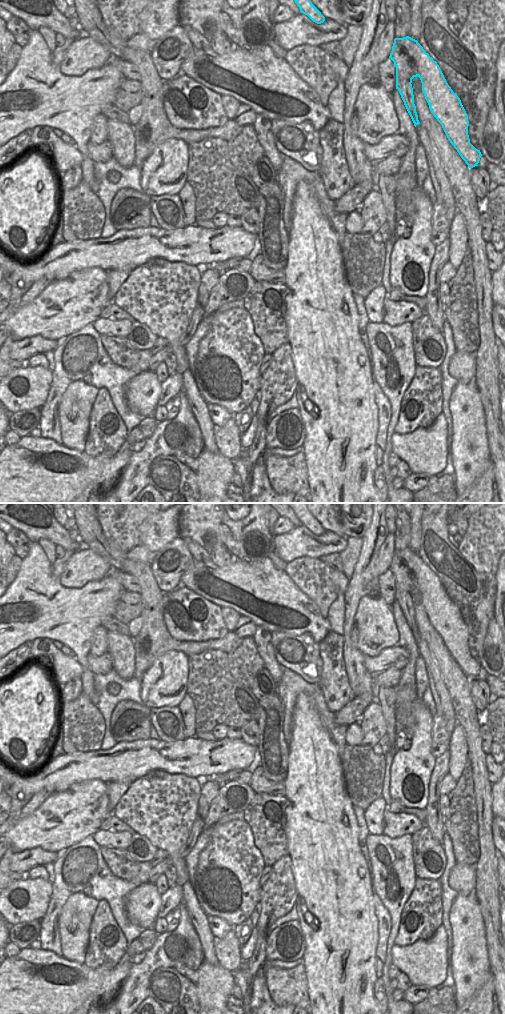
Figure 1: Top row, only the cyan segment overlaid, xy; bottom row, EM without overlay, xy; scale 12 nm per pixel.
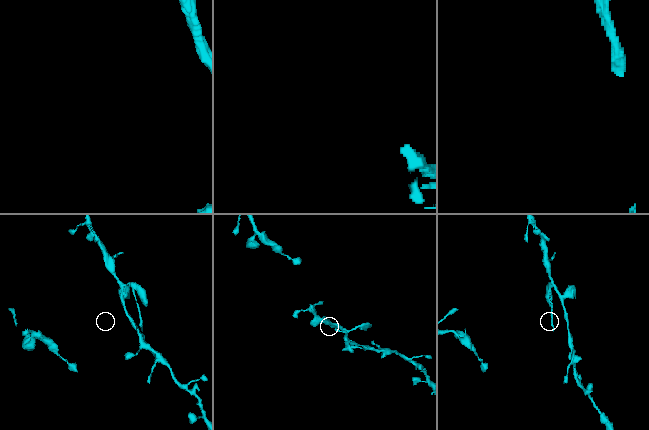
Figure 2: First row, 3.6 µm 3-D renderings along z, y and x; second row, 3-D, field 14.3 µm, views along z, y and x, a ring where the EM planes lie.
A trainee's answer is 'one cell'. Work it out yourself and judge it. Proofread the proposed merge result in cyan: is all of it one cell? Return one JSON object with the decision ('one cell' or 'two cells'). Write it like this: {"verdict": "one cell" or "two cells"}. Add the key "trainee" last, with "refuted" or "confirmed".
{"verdict": "two cells", "trainee": "refuted"}

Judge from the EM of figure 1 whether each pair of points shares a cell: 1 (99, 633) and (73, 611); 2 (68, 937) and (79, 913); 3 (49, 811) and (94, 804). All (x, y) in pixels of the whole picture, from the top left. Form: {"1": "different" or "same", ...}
{"1": "different", "2": "same", "3": "same"}

